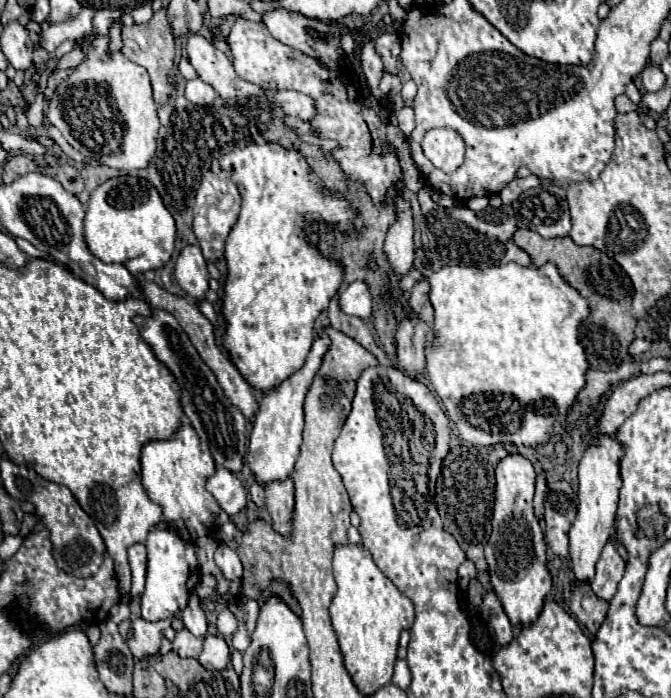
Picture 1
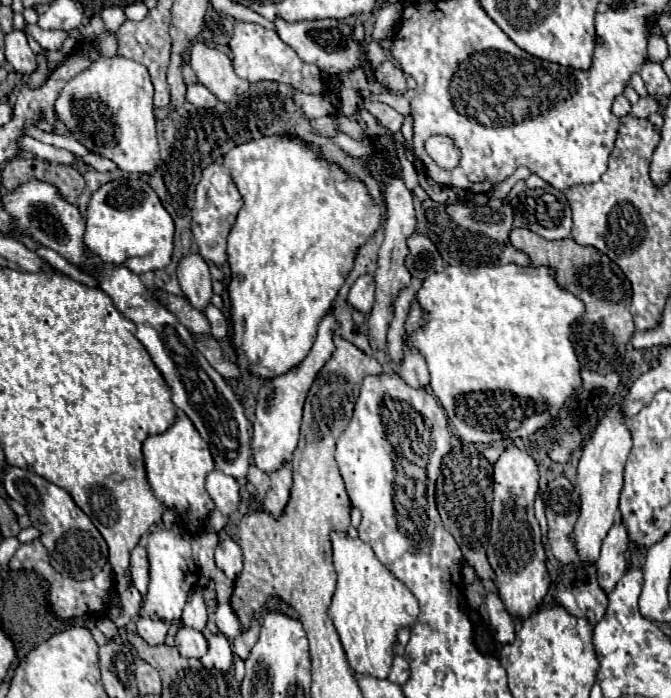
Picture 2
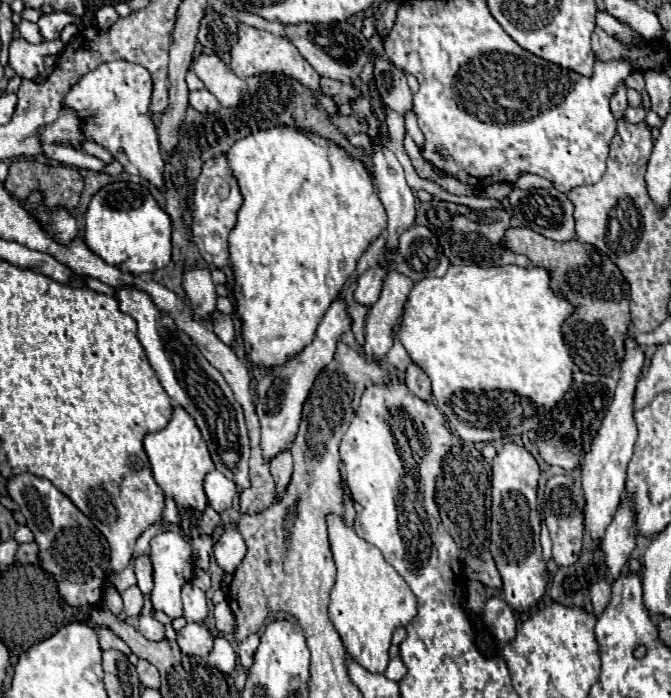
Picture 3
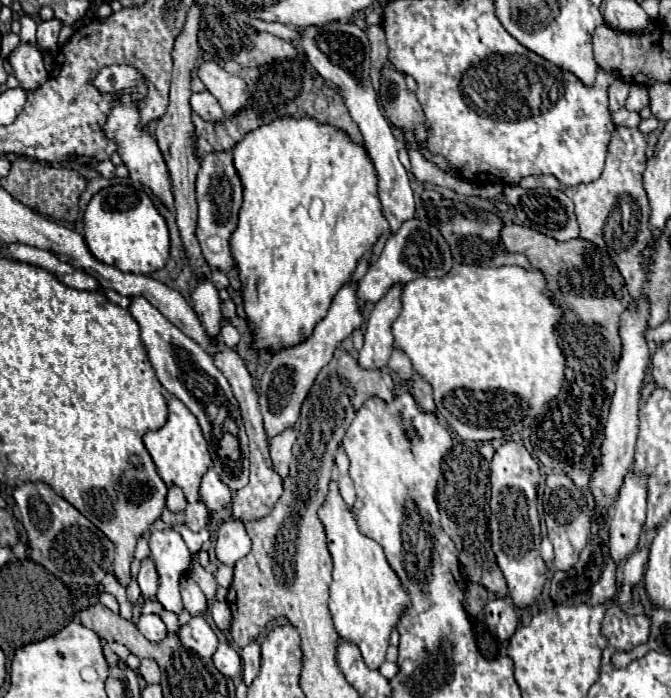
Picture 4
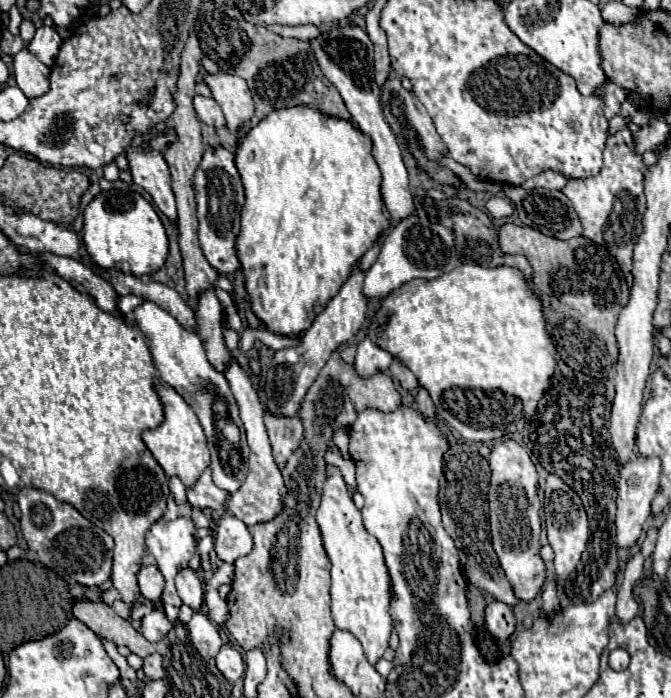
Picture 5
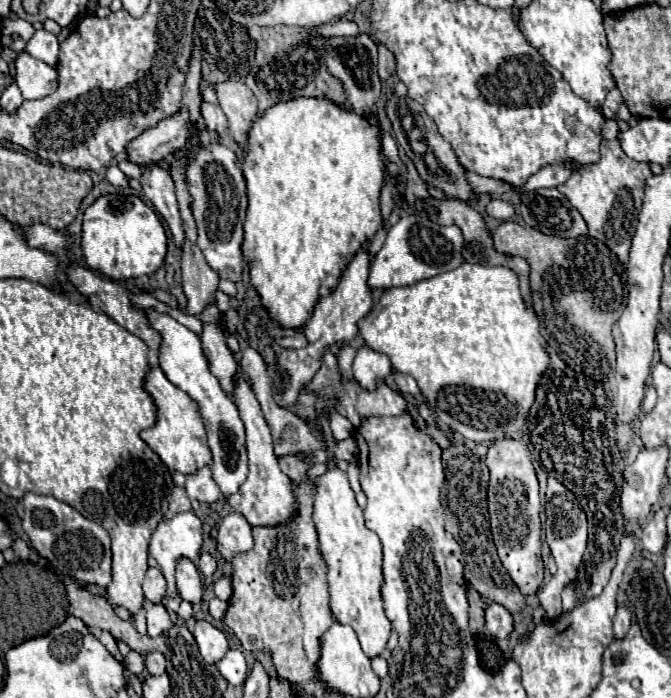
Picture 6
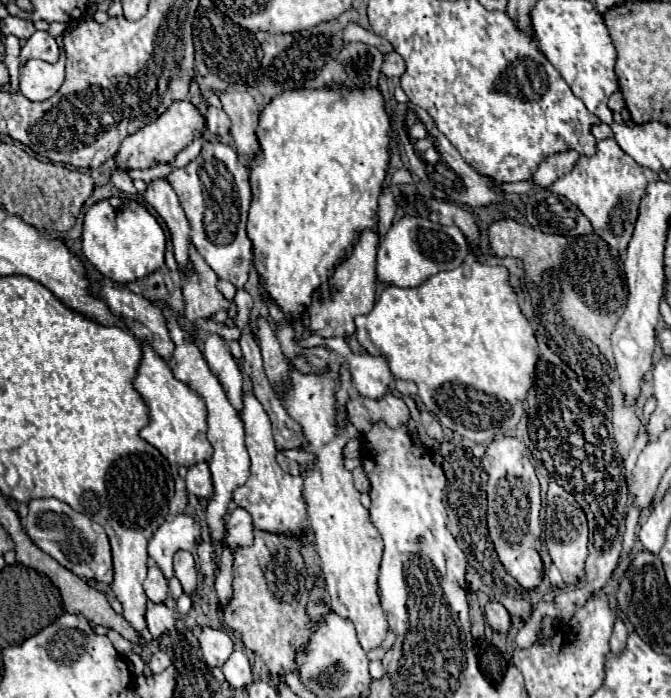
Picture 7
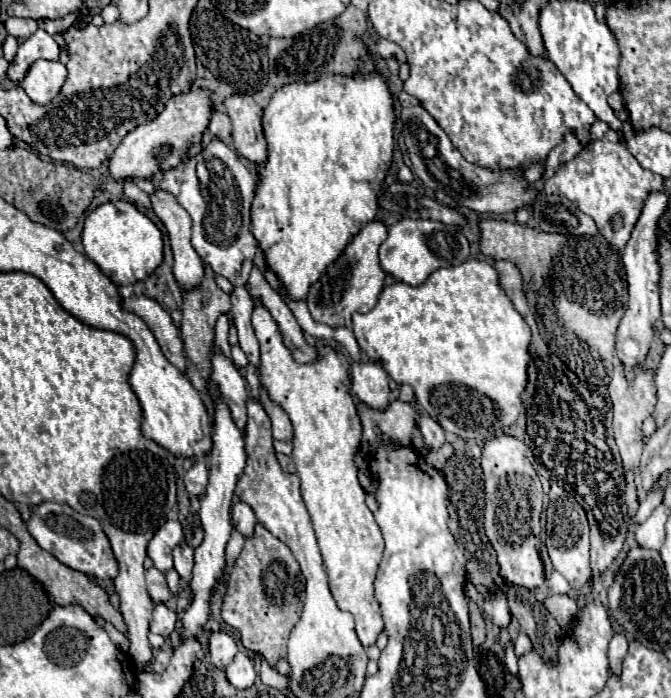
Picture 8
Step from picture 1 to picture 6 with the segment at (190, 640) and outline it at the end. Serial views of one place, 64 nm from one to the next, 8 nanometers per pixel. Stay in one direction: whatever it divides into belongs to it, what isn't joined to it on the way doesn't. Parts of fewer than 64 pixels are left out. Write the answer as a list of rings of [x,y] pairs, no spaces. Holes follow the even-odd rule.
[[[204,620],[194,624],[194,638],[200,646],[204,662],[218,664],[220,658],[224,658],[224,654],[230,650],[228,638],[218,628],[214,628],[212,624],[208,624]]]

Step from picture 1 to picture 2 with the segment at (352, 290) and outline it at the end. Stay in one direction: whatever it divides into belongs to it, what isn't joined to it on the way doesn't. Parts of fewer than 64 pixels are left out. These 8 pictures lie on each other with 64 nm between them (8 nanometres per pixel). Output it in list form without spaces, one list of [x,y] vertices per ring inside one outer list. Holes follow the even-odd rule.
[[[364,274],[360,276],[354,286],[350,288],[350,294],[348,294],[348,304],[354,306],[356,310],[368,314],[374,306],[374,276],[372,274]]]

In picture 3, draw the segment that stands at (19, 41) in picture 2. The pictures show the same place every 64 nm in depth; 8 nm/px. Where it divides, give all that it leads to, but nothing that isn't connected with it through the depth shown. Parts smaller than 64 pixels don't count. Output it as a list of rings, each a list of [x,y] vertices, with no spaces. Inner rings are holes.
[[[16,38],[16,40],[10,42],[10,60],[8,60],[8,64],[14,68],[14,72],[20,78],[34,80],[40,74],[44,74],[44,62],[42,62],[44,56],[46,54],[58,55],[64,48],[65,45],[60,39],[44,42],[44,44],[30,44],[30,42],[22,40],[22,38]]]

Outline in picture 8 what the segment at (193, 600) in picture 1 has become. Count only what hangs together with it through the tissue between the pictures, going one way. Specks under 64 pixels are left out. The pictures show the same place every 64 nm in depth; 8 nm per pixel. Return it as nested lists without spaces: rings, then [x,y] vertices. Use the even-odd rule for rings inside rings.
[[[182,542],[180,546],[176,546],[176,550],[172,554],[174,554],[174,568],[176,568],[176,572],[180,574],[180,578],[184,582],[188,582],[190,574],[192,574],[192,566],[194,566],[194,550],[192,550],[192,546]]]

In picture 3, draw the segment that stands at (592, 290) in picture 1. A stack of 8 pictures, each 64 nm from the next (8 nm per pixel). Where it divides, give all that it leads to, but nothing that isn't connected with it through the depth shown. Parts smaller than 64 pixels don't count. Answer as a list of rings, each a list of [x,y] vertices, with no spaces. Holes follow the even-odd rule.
[[[508,228],[506,246],[516,254],[530,258],[532,266],[550,272],[550,288],[556,296],[574,304],[574,312],[564,322],[564,342],[574,364],[588,374],[620,376],[620,362],[624,358],[624,338],[630,326],[630,290],[618,266],[592,244],[578,240],[552,242],[528,228]]]

